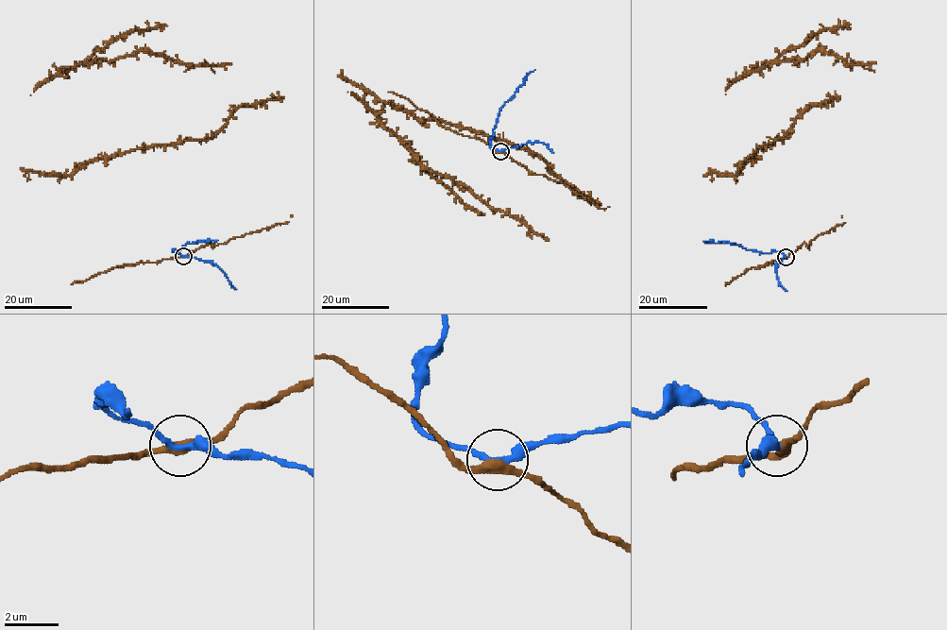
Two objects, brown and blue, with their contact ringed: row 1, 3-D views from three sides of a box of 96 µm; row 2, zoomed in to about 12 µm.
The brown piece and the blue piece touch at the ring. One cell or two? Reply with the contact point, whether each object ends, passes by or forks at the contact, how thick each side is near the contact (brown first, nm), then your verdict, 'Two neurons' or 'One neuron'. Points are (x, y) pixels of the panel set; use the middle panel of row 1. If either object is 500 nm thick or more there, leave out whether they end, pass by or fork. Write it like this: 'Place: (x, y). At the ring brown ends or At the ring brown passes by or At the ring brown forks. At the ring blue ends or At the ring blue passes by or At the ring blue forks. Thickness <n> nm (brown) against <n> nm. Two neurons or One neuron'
Place: (500, 151). At the ring brown passes by. At the ring blue passes by. Thickness 320 nm (brown) against 260 nm. Two neurons

